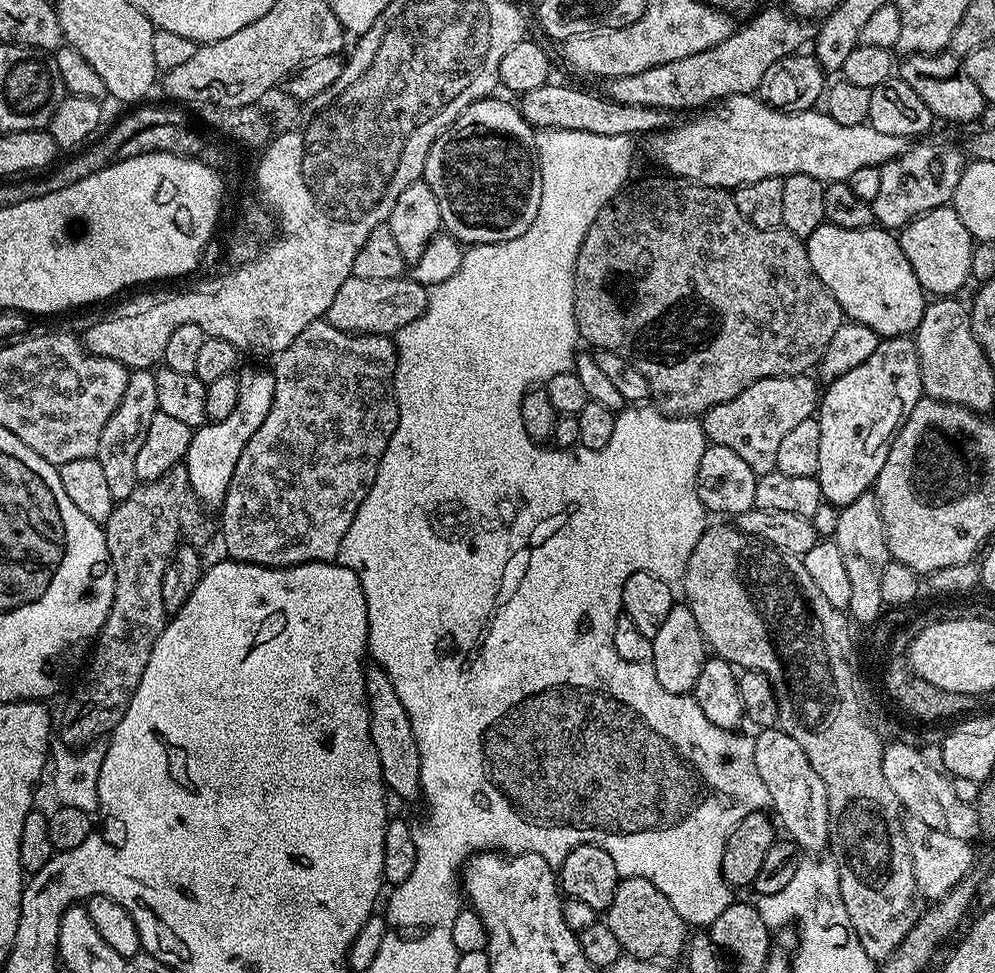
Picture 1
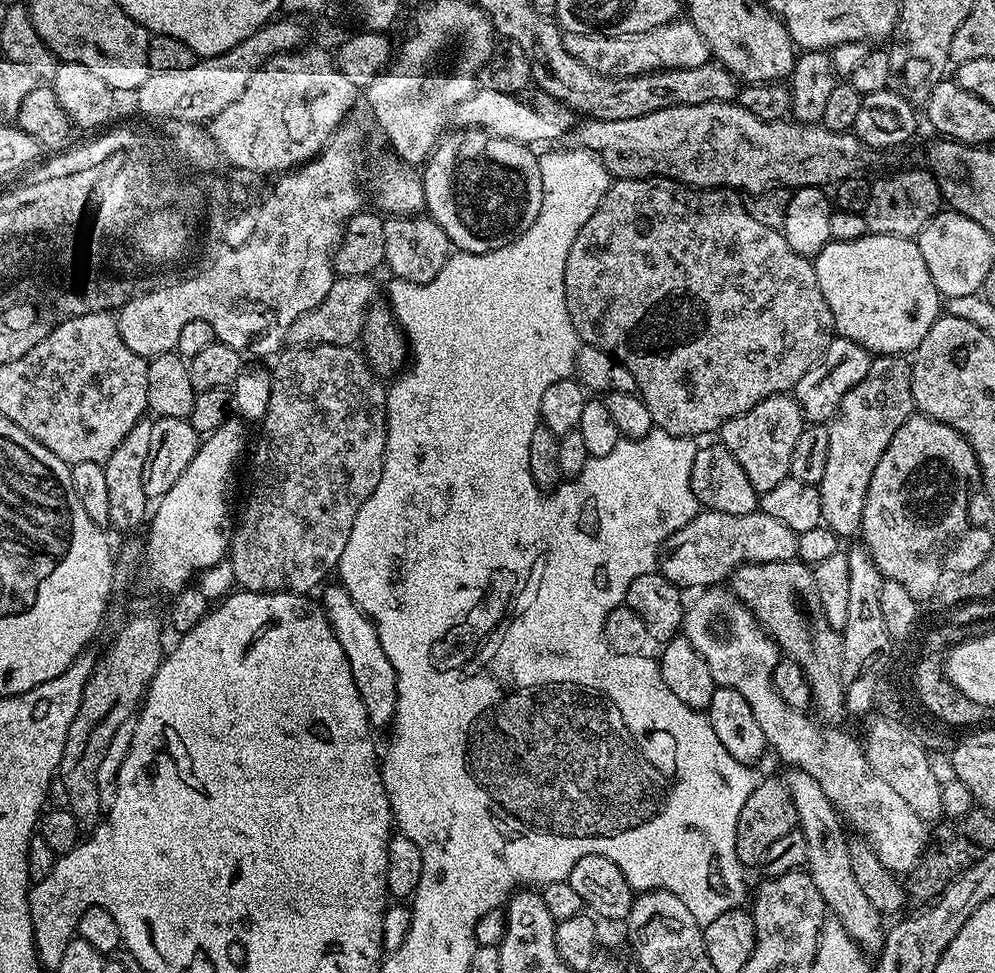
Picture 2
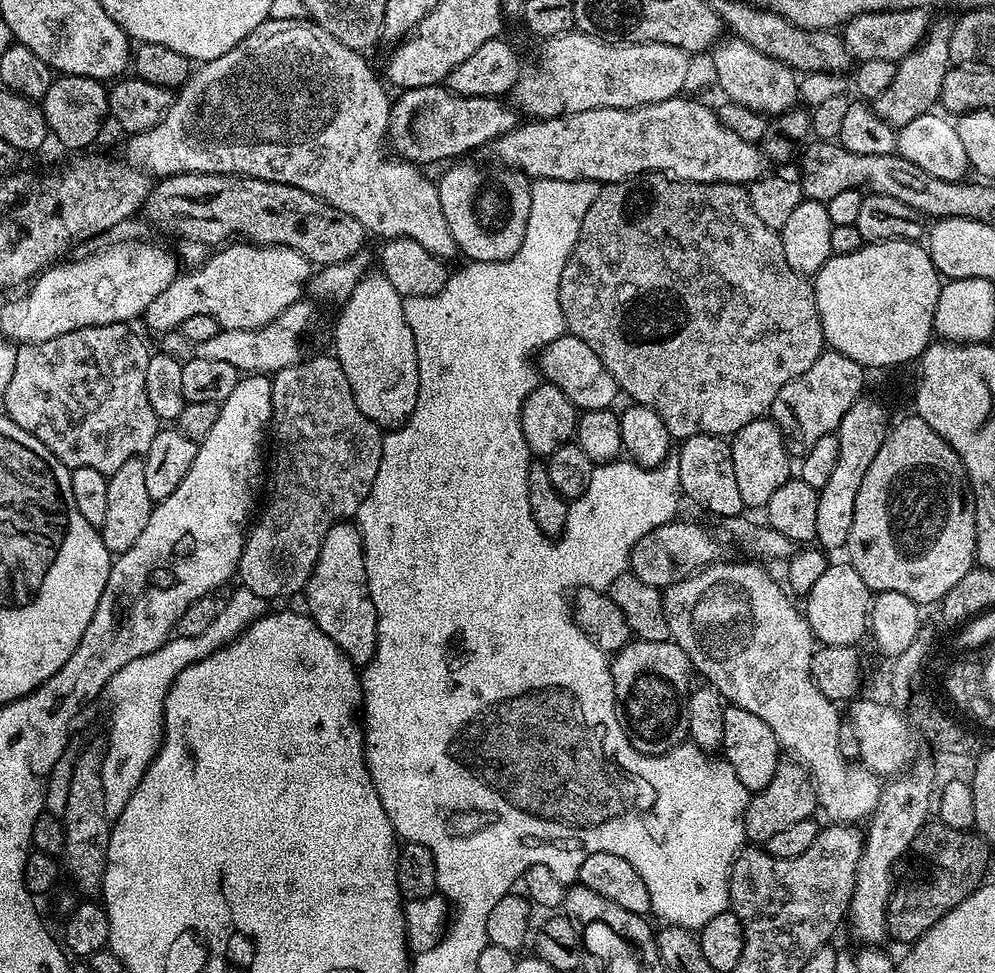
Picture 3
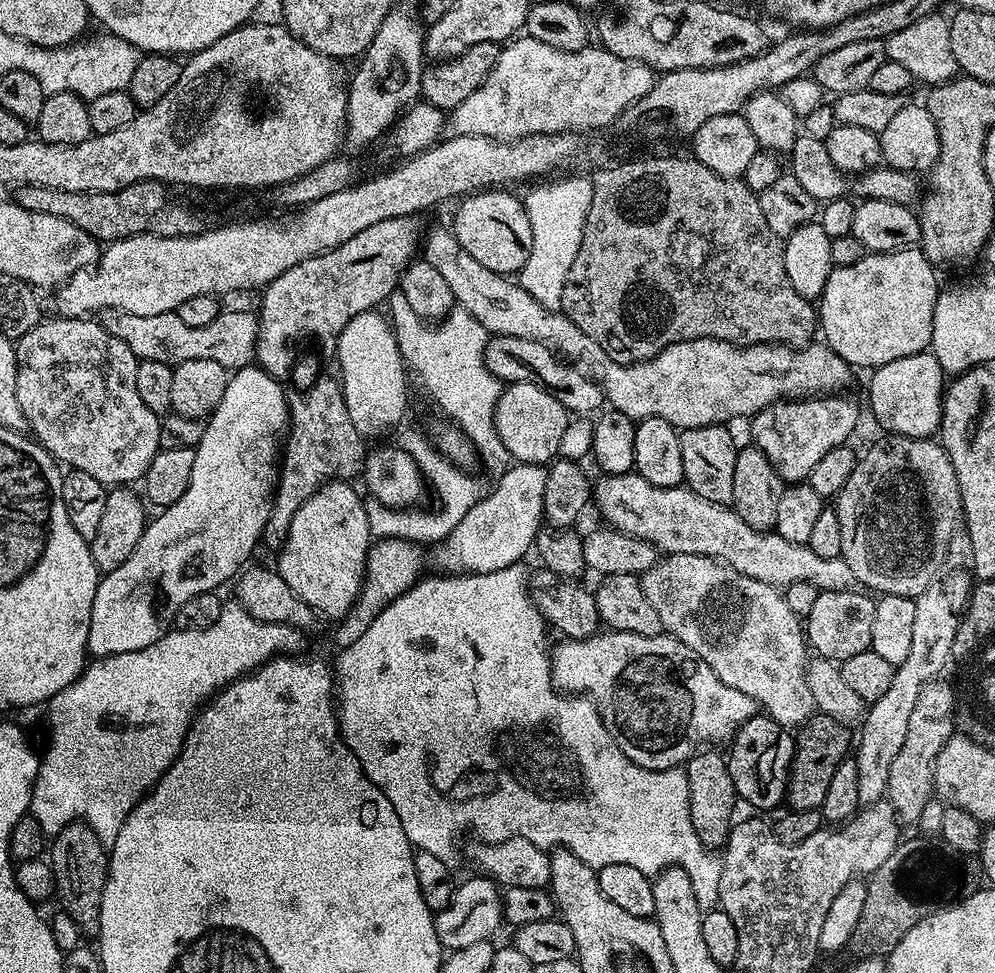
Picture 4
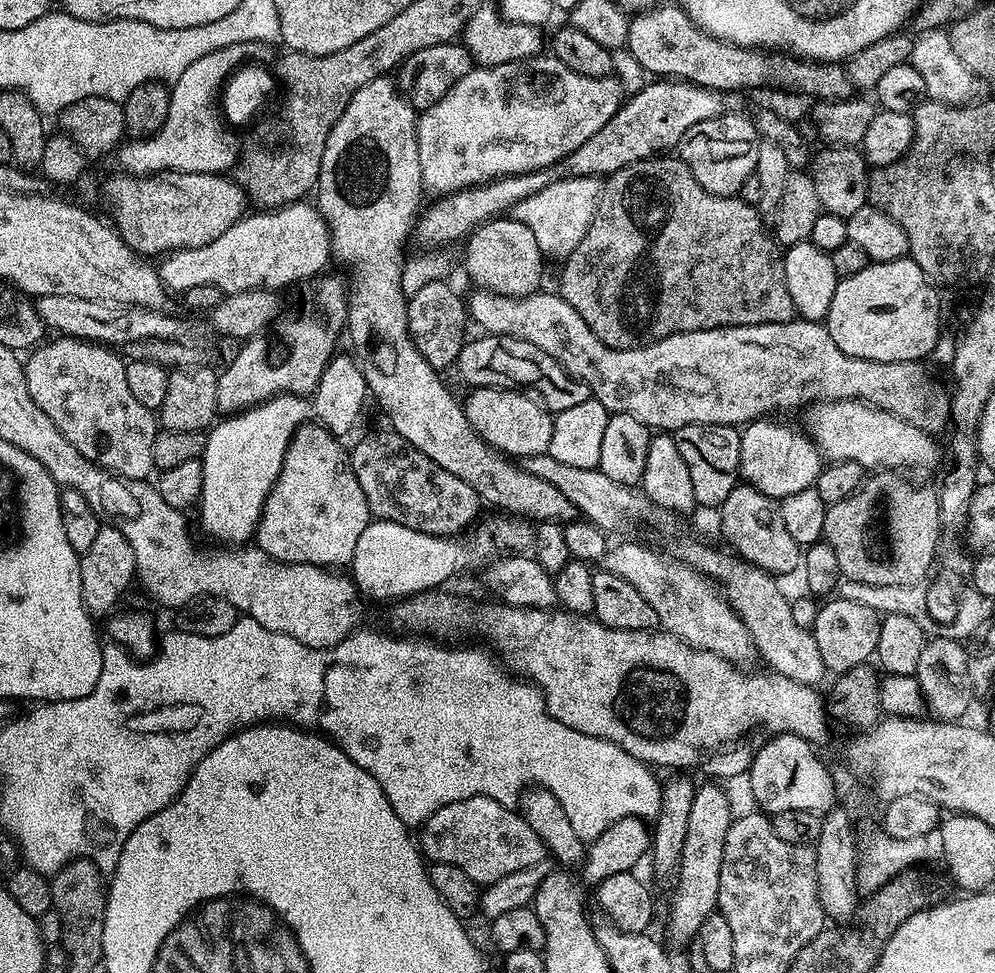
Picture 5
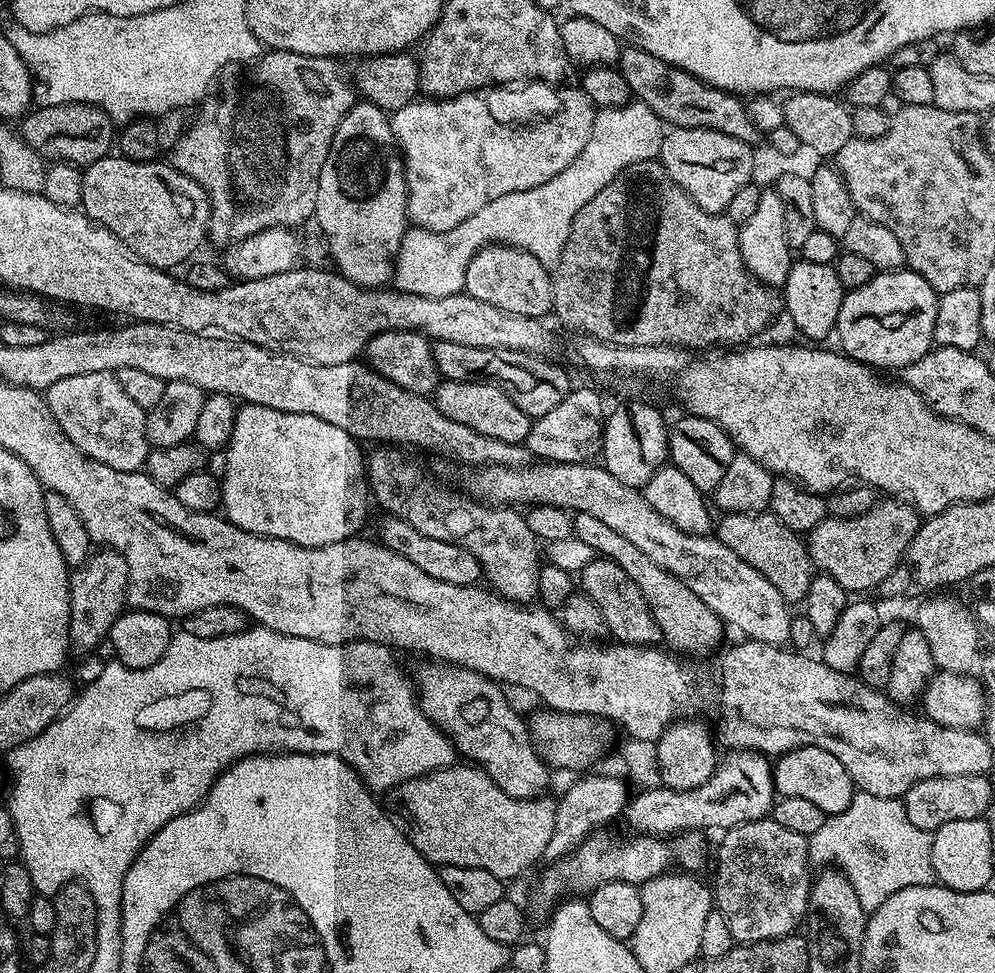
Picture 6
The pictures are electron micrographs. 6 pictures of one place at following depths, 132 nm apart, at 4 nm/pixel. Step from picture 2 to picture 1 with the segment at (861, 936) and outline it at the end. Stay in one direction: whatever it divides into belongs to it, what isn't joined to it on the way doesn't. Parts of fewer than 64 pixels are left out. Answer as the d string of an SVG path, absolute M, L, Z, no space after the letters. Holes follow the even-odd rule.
M779 727L761 729L758 734L753 739L754 762L759 777L762 778L763 785L767 788L773 813L778 819L781 829L787 831L785 832L787 837L803 853L820 852L823 849L825 851L829 845L829 795L826 792L826 786L823 785L822 778L815 773L814 766L810 765L809 758L803 753L798 742L795 742L794 738L790 738Z

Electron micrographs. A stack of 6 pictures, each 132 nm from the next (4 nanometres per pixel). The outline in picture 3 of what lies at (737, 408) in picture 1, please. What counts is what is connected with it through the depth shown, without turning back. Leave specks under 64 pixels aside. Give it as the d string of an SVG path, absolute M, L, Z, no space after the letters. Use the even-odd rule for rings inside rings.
M770 418L746 422L742 430L731 437L732 457L734 458L734 478L738 481L738 491L742 493L745 509L763 509L770 502L770 494L782 486L793 475L794 460L784 445L778 426Z

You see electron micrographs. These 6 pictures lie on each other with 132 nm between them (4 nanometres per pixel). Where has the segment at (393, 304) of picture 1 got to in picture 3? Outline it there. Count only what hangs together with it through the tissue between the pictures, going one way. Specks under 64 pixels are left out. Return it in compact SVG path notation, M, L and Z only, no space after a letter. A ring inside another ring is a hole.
M301 298L291 304L278 318L274 318L265 328L250 330L223 329L207 342L194 345L194 355L198 358L211 358L217 362L230 362L242 374L275 374L286 366L297 363L301 359L300 339L308 332L316 312L307 299Z

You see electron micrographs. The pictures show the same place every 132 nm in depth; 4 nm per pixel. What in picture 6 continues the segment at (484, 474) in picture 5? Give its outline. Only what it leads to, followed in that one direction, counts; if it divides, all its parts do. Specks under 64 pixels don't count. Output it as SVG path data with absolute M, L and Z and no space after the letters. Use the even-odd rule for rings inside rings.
M357 102L353 104L351 110L342 118L342 122L338 122L338 130L332 139L330 154L326 154L326 162L322 162L322 174L318 178L318 198L316 199L314 224L320 227L320 232L324 235L325 242L328 243L328 252L332 255L333 262L336 263L333 264L335 271L339 272L340 275L344 276L350 282L360 285L362 288L375 288L380 290L393 283L398 246L402 246L404 233L410 227L408 218L408 183L404 177L402 148L401 145L396 143L396 139L394 138L394 130L392 129L392 121L389 113L384 112L378 106L367 102ZM581 512L572 516L572 531L578 538L582 538L582 542L586 542L586 546L590 546L590 550L596 552L597 557L613 560L615 564L622 566L622 570L626 570L626 574L630 574L634 586L642 590L658 622L663 643L673 653L684 658L704 658L707 652L715 653L725 643L726 625L720 616L710 610L710 606L706 606L706 602L702 602L702 598L698 598L698 594L690 590L690 586L686 586L674 574L662 570L658 562L650 562L650 558L646 558L646 554L642 554L638 546L622 538L622 534L617 534L611 526L605 526L598 518Z

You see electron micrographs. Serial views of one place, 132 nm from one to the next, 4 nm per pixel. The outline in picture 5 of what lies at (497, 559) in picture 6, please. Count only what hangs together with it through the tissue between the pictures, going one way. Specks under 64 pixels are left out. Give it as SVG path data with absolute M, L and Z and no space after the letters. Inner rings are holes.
M390 428L364 435L355 446L351 447L349 460L358 484L366 497L369 515L375 519L397 522L412 530L424 532L424 534L444 537L463 533L479 517L478 512L480 508L482 509L482 501L477 492L448 470L443 470Z

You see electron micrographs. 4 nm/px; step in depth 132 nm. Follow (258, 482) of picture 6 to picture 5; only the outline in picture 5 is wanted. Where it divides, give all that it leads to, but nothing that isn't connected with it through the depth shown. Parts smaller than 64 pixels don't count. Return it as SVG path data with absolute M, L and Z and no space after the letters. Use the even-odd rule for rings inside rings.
M305 422L293 432L292 440L288 443L288 449L286 450L286 456L282 462L282 468L278 474L278 478L274 482L274 486L264 503L264 509L260 515L260 521L256 527L256 535L254 537L255 547L261 548L266 554L270 554L270 558L274 558L283 564L319 564L333 570L343 569L343 564L344 567L351 565L354 558L354 548L357 545L358 538L361 537L362 530L366 529L370 521L370 515L366 497L358 484L354 470L351 468L349 449L347 447L343 448L340 444L342 443L337 437L333 436L331 432L317 422Z

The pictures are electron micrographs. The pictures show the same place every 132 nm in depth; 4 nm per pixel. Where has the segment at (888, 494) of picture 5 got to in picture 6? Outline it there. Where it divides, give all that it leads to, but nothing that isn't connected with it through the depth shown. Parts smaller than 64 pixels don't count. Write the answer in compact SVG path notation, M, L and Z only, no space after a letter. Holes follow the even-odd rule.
M899 498L881 499L873 508L866 510L866 514L858 514L850 518L829 516L827 520L818 522L818 526L814 526L814 530L806 536L812 567L817 573L834 578L834 582L838 582L838 586L842 586L849 594L868 594L871 588L879 589L884 579L895 568L900 567L921 523L921 513Z

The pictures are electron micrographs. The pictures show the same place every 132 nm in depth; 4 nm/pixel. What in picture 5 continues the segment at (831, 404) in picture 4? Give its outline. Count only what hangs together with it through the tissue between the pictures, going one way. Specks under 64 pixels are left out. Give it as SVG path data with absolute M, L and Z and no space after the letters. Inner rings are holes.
M761 418L740 428L740 480L745 484L762 490L770 499L777 502L785 500L790 494L798 494L798 490L806 490L815 485L822 467L820 451L816 443L808 437L807 432L799 427L791 428L788 424L779 424L776 418Z

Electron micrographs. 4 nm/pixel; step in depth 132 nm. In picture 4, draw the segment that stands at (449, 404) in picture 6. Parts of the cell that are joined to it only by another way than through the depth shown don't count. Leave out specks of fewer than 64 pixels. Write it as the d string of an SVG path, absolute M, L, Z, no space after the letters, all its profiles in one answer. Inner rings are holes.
M518 382L501 391L493 422L505 453L513 456L513 461L525 466L544 466L560 456L559 446L570 423L570 413L542 386Z

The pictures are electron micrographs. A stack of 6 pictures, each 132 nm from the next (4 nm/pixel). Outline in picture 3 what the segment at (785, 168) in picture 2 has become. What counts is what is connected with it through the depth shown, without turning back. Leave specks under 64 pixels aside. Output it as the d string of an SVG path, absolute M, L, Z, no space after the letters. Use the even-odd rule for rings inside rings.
M673 98L663 100L657 104L647 104L641 108L595 108L594 110L582 110L569 116L552 116L549 120L533 119L531 122L522 122L514 130L502 134L499 138L492 141L490 151L497 156L499 163L505 168L514 168L518 172L532 180L594 180L601 185L613 184L619 180L630 180L634 176L645 174L663 174L671 176L674 180L689 180L699 184L738 184L747 186L753 180L765 175L766 161L759 147L756 144L746 142L734 134L734 130L726 130L726 126L720 124L720 117L715 111L712 112L704 104L699 104L696 100L684 100L685 98Z

